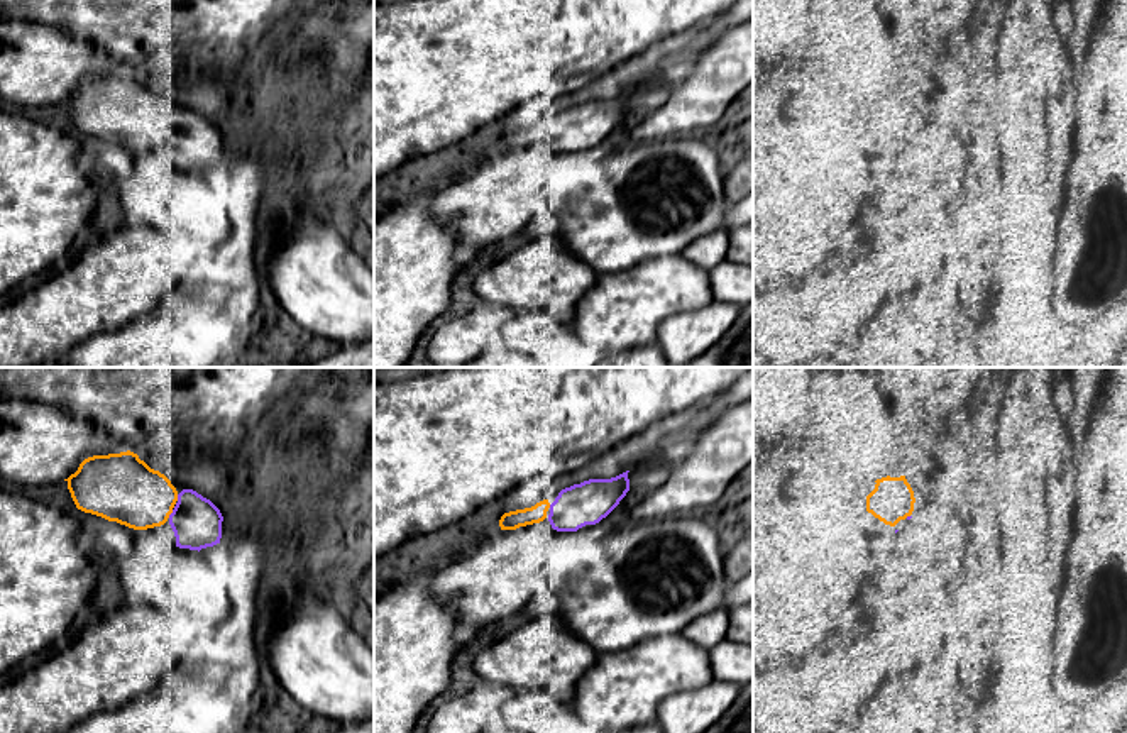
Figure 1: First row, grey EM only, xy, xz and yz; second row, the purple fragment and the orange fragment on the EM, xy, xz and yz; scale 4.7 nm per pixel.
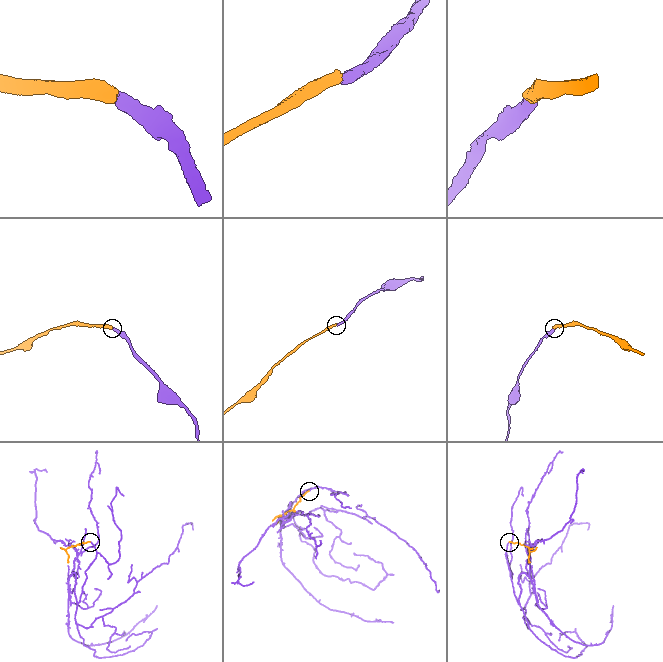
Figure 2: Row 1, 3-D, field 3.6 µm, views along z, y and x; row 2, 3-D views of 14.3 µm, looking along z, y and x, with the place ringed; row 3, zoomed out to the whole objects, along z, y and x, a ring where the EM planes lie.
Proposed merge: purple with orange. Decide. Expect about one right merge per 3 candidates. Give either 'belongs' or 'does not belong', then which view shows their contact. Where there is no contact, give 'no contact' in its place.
belongs; meets purple in xy

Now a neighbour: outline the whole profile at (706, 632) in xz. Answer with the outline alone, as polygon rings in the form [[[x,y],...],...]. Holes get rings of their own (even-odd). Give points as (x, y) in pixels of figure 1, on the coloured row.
[[[723,606],[690,621],[680,635],[684,635],[701,648],[712,648],[717,643],[726,642],[728,626],[729,616],[726,608]]]

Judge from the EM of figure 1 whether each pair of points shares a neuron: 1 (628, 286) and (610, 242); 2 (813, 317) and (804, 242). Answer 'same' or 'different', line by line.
1: different
2: different

